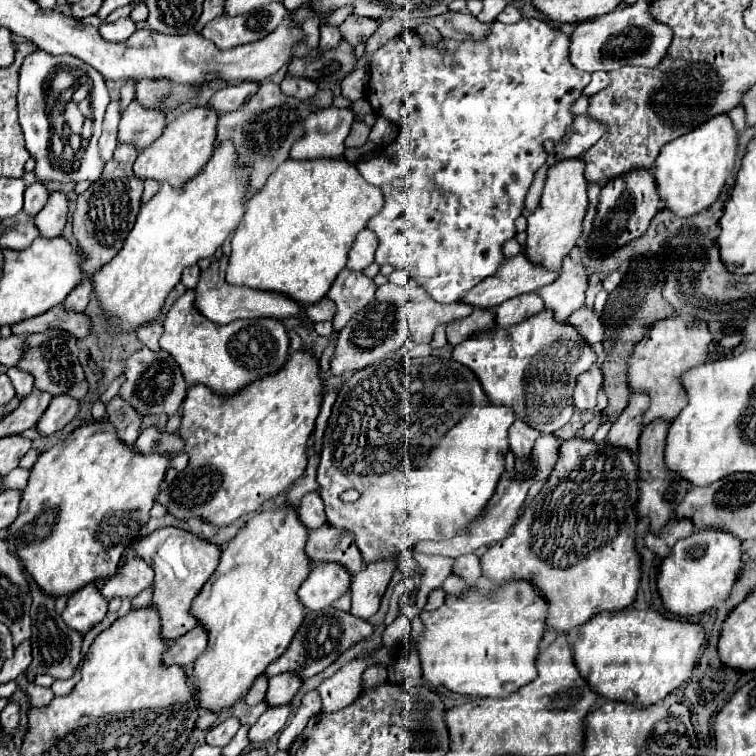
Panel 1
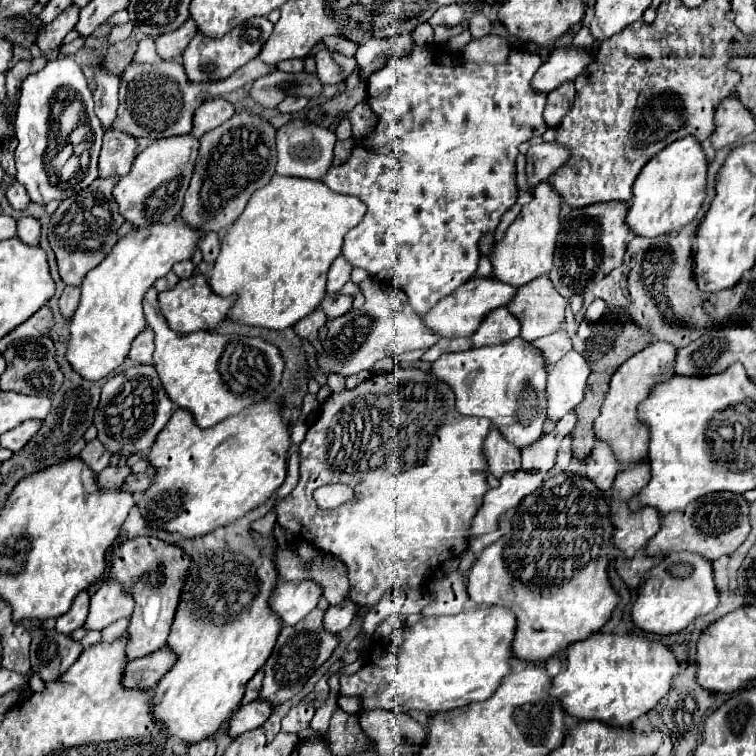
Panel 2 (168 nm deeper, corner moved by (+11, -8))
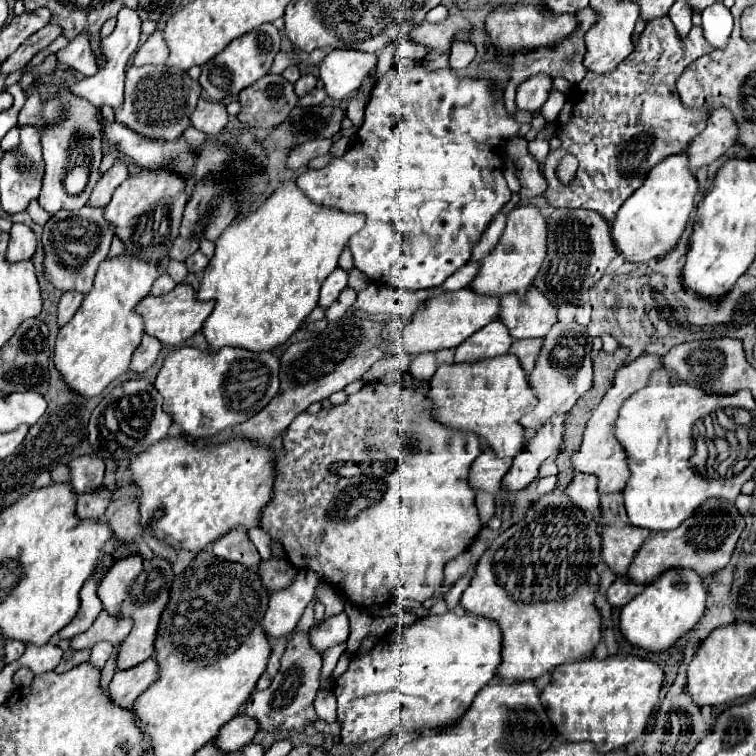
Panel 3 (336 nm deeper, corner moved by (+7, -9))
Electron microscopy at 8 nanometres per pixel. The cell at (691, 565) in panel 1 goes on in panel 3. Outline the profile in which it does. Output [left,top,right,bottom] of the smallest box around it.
[618,569,708,653]

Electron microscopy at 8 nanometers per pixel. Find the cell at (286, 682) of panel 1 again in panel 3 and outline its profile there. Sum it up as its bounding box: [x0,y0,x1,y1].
[214,713,258,753]

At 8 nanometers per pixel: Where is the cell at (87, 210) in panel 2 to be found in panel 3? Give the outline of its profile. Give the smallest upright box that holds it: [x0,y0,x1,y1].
[42,205,112,293]

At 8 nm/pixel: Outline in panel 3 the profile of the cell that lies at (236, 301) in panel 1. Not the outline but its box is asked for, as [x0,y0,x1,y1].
[136,285,214,347]

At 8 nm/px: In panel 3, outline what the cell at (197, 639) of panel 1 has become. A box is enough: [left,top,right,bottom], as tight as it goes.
[108,659,158,709]

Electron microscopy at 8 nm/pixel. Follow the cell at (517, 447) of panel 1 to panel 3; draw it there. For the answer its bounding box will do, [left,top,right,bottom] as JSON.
[468,449,512,495]

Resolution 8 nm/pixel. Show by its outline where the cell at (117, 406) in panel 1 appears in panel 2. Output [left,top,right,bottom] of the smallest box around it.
[80,440,112,474]

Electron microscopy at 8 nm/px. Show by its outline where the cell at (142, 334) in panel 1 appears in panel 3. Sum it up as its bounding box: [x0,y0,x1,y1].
[130,335,162,373]

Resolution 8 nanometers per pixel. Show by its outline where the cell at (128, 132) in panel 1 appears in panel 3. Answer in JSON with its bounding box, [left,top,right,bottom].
[90,161,128,207]

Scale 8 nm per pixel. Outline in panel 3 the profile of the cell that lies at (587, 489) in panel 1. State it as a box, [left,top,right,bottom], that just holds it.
[460,491,600,681]

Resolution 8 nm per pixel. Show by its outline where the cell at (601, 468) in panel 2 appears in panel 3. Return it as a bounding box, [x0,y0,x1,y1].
[566,473,600,517]

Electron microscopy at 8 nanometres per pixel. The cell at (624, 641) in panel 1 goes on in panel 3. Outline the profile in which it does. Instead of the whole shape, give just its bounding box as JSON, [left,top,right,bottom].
[540,655,662,753]

